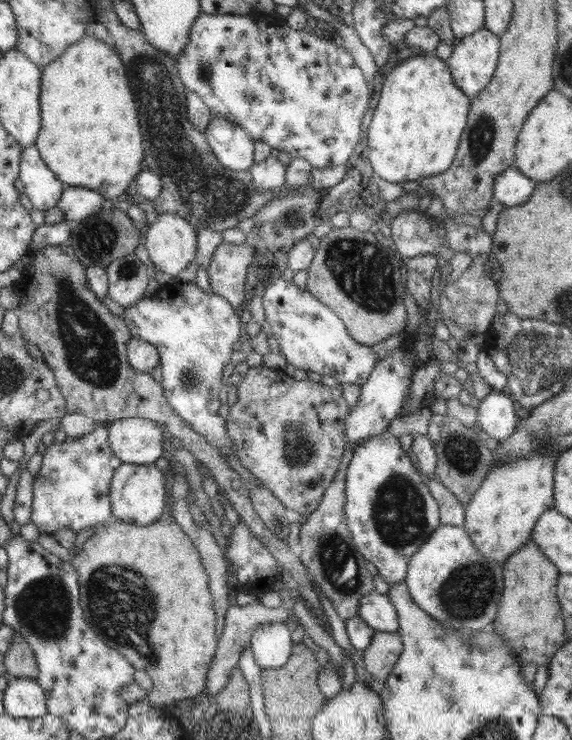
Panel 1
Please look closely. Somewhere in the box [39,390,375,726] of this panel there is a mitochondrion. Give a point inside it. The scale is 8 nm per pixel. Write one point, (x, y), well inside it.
(120, 602)

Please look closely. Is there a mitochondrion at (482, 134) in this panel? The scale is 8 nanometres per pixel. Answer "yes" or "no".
yes

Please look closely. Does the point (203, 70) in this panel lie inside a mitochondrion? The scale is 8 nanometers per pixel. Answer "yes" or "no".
yes

